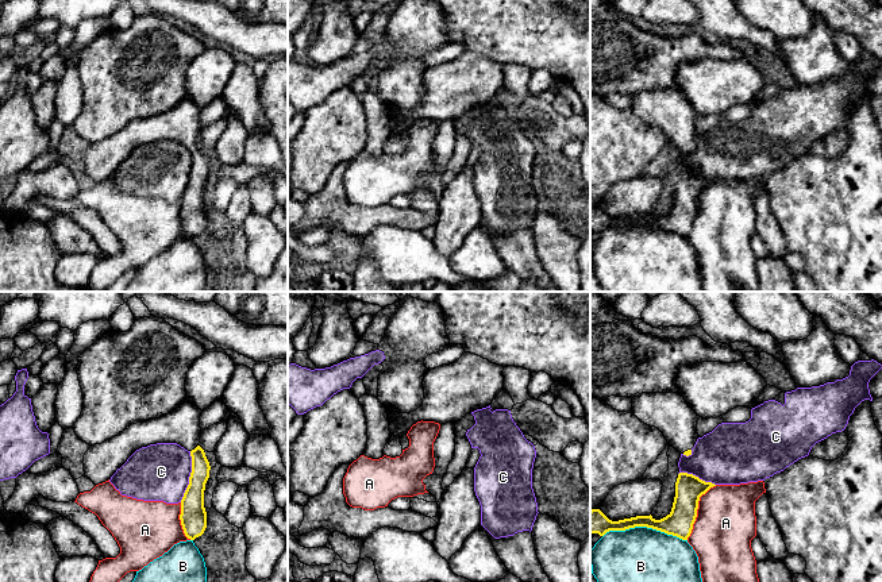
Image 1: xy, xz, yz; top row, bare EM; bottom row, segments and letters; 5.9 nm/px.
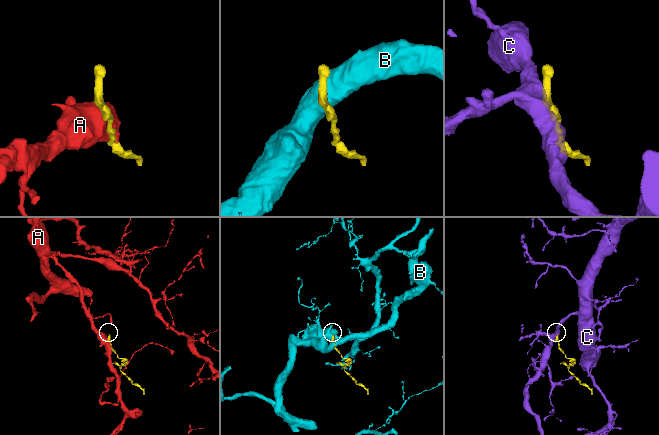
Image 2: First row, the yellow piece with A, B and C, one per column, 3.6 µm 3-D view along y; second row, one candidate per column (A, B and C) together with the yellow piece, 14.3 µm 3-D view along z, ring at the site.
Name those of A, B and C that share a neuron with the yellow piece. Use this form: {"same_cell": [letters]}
{"same_cell": []}

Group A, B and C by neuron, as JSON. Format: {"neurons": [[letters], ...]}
{"neurons": [["A"], ["B"], ["C"]]}

